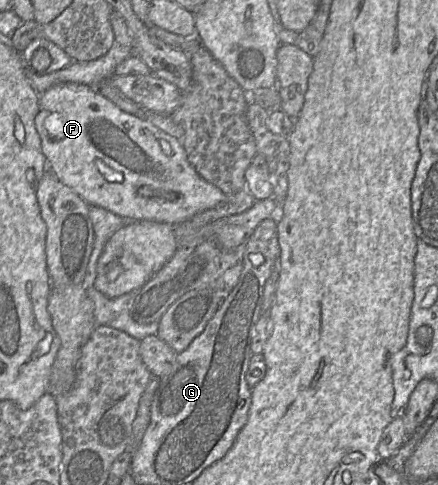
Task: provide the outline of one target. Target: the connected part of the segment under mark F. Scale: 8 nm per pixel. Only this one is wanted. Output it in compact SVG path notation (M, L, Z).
M77 83L57 84L39 96L39 110L34 123L41 141L41 152L47 160L50 170L54 172L61 183L77 193L88 205L99 206L129 221L149 220L177 225L201 211L215 207L224 200L222 191L205 181L189 163L181 141L155 127L143 117L137 117L122 111L112 101L103 96L95 86Z

